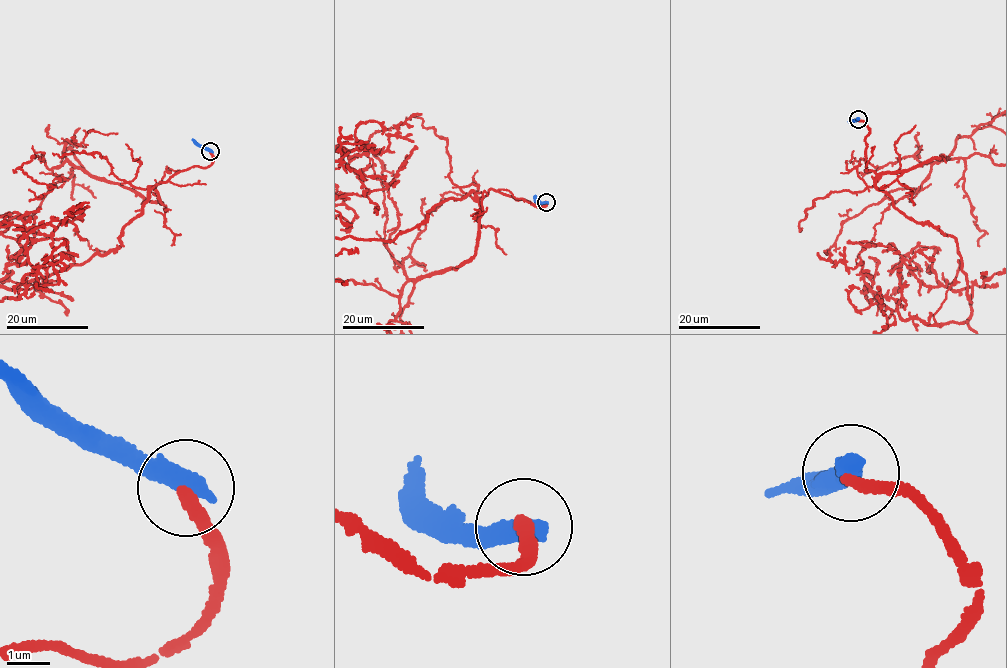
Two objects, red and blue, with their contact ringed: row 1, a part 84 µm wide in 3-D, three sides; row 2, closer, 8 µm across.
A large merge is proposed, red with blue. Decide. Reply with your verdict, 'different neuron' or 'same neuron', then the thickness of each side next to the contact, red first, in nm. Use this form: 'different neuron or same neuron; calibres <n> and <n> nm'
different neuron; calibres 300 and 550 nm

